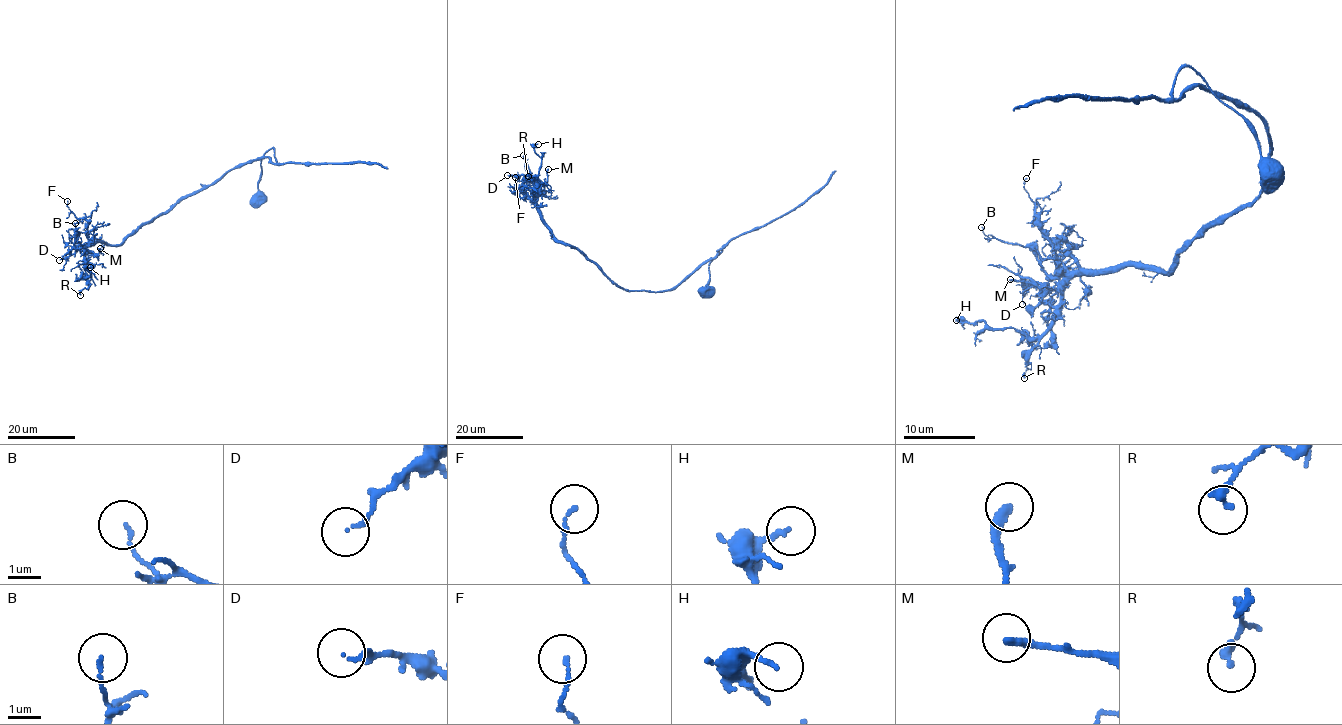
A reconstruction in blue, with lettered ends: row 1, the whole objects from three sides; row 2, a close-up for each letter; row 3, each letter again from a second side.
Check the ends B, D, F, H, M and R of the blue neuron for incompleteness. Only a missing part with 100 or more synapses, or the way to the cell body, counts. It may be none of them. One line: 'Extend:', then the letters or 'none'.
Extend: none

